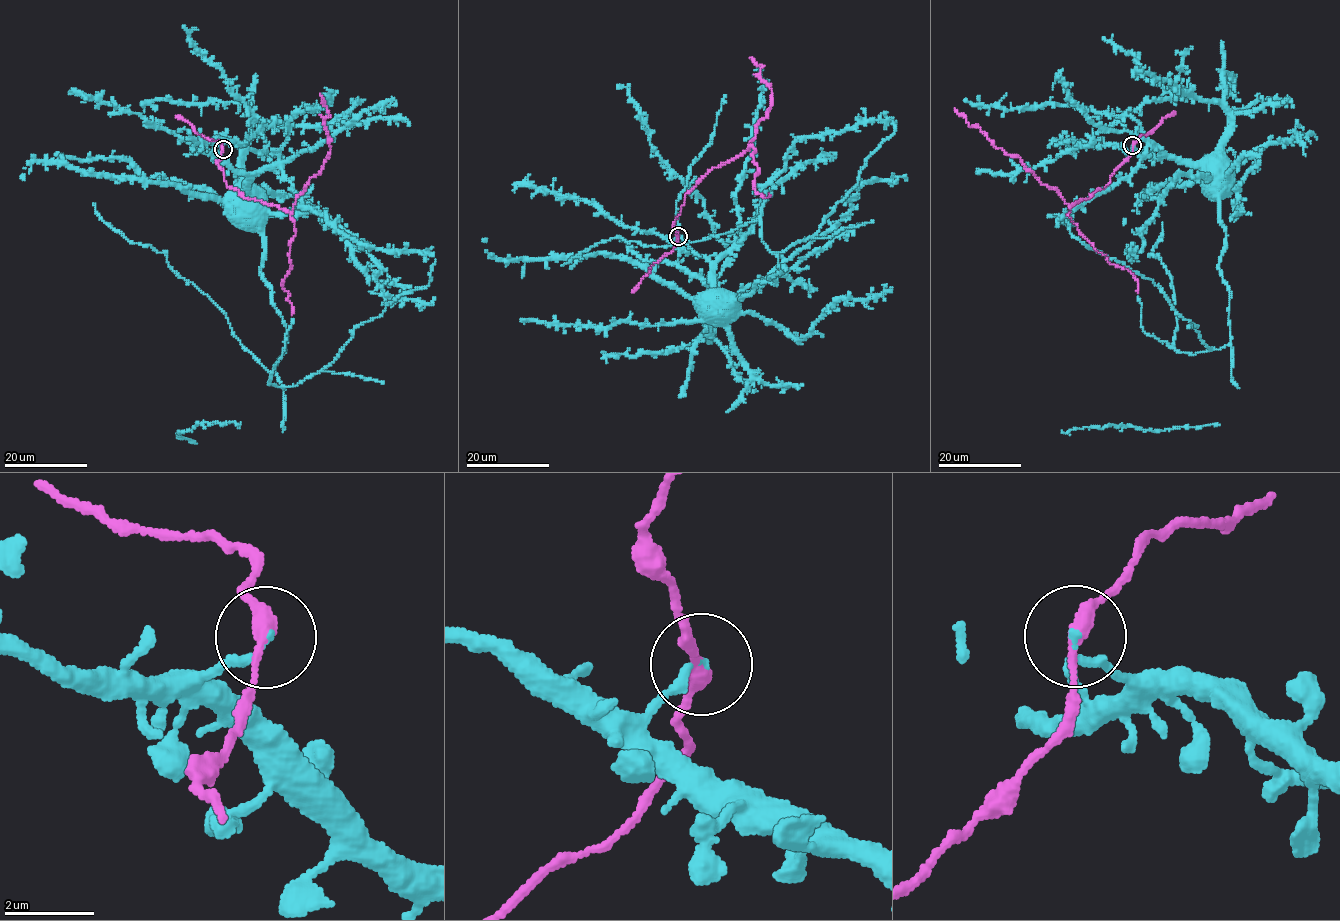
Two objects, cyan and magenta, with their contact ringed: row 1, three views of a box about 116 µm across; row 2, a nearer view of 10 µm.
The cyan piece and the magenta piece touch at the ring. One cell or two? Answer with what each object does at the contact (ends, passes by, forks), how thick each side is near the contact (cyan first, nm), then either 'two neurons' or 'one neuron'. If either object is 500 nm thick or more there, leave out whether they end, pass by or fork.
cyan ends; magenta passes by; calibres 140 and 280 nm; one neuron

